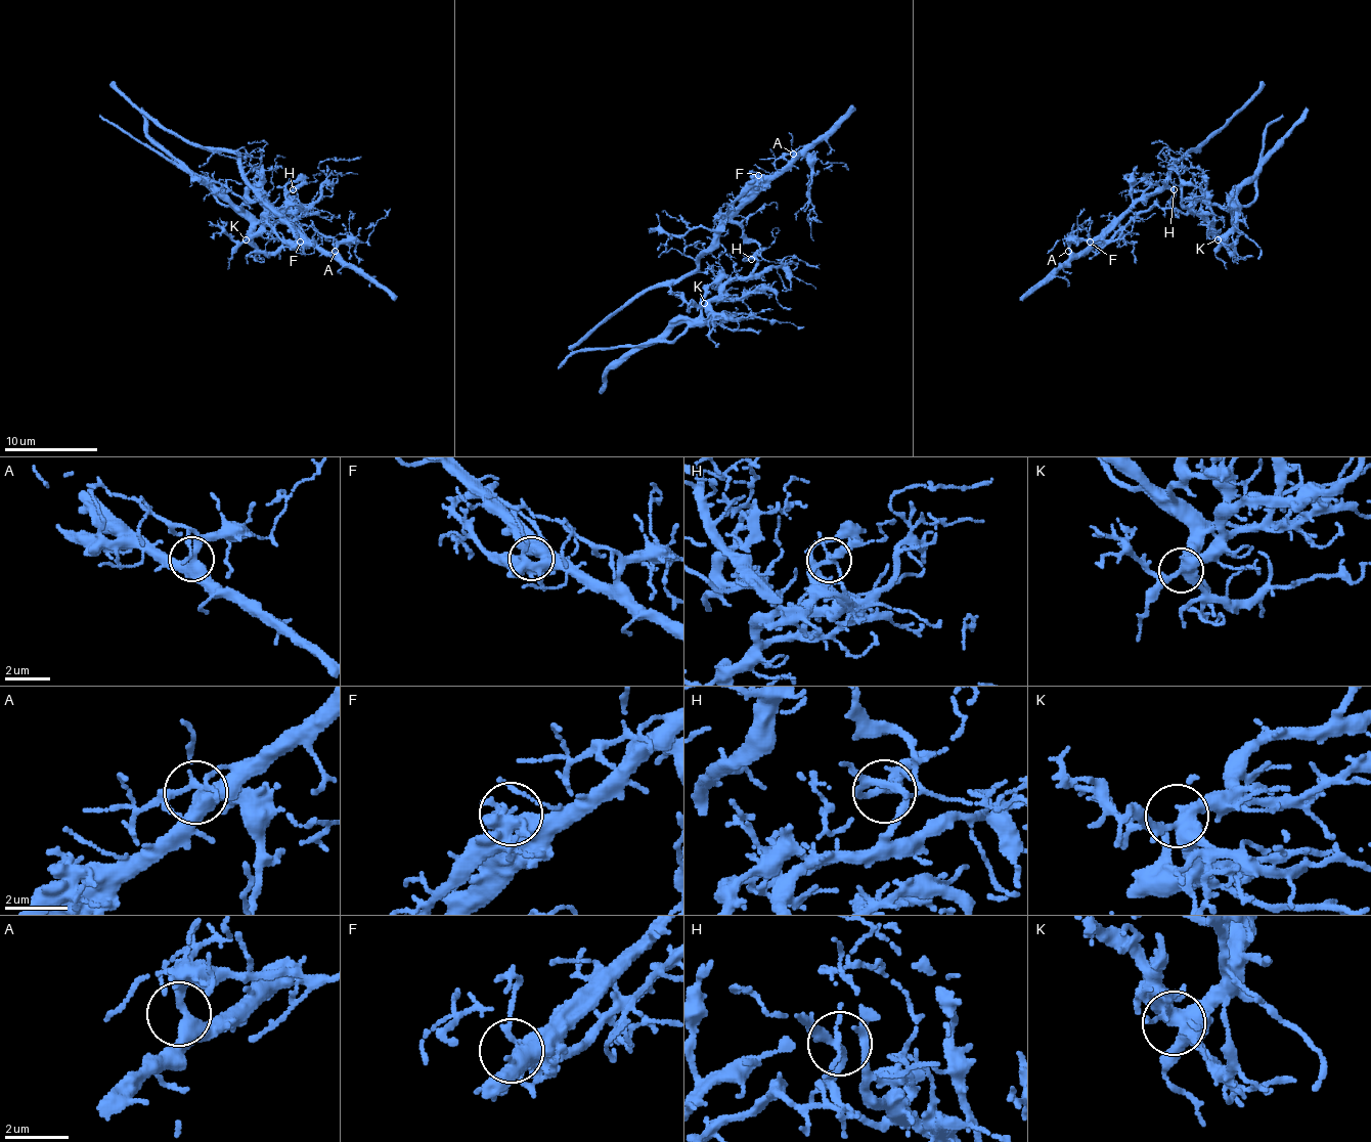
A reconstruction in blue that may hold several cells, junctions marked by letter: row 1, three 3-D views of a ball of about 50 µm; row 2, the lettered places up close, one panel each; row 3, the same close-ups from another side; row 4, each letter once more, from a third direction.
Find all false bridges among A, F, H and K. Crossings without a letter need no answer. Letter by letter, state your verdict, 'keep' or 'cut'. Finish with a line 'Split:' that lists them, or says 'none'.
A: keep
F: keep
H: cut
K: keep
Split: H

